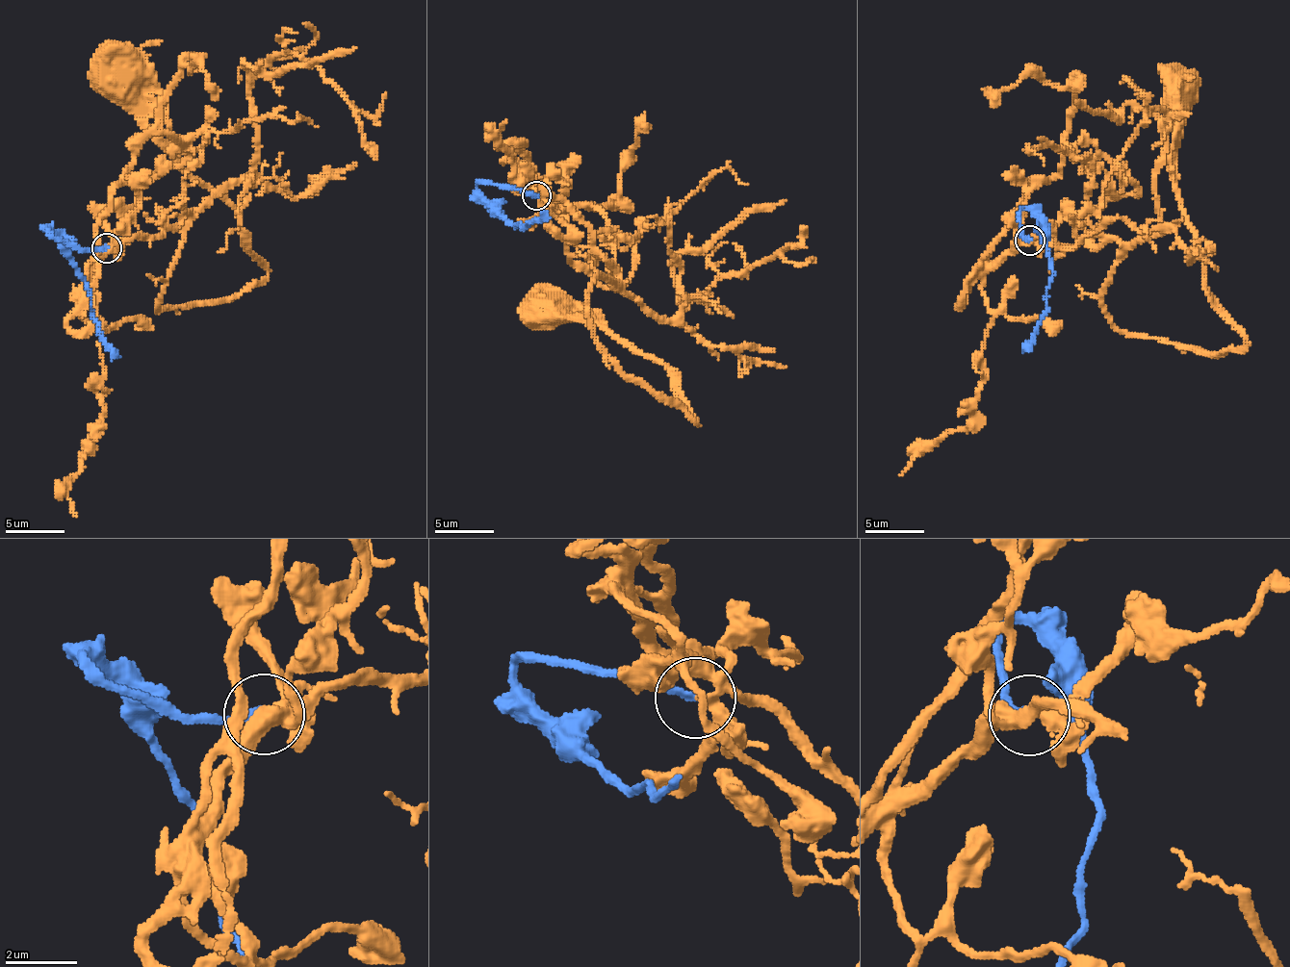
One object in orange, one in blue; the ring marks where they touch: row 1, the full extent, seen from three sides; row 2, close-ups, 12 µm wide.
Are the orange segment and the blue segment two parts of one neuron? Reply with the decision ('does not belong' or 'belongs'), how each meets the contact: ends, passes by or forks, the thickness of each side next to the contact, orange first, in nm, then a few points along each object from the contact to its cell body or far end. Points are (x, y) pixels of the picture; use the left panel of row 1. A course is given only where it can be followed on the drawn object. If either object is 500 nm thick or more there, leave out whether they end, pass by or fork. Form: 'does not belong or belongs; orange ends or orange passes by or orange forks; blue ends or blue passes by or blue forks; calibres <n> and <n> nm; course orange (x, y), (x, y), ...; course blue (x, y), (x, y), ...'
belongs; orange forks; blue ends; calibres 200 and 200 nm; course orange (106, 247), (185, 213), (159, 309), (235, 298), (268, 274), (235, 211), (115, 80); course blue (106, 247), (73, 248), (46, 231), (59, 241), (85, 283), (90, 298), (90, 318), (112, 361)

